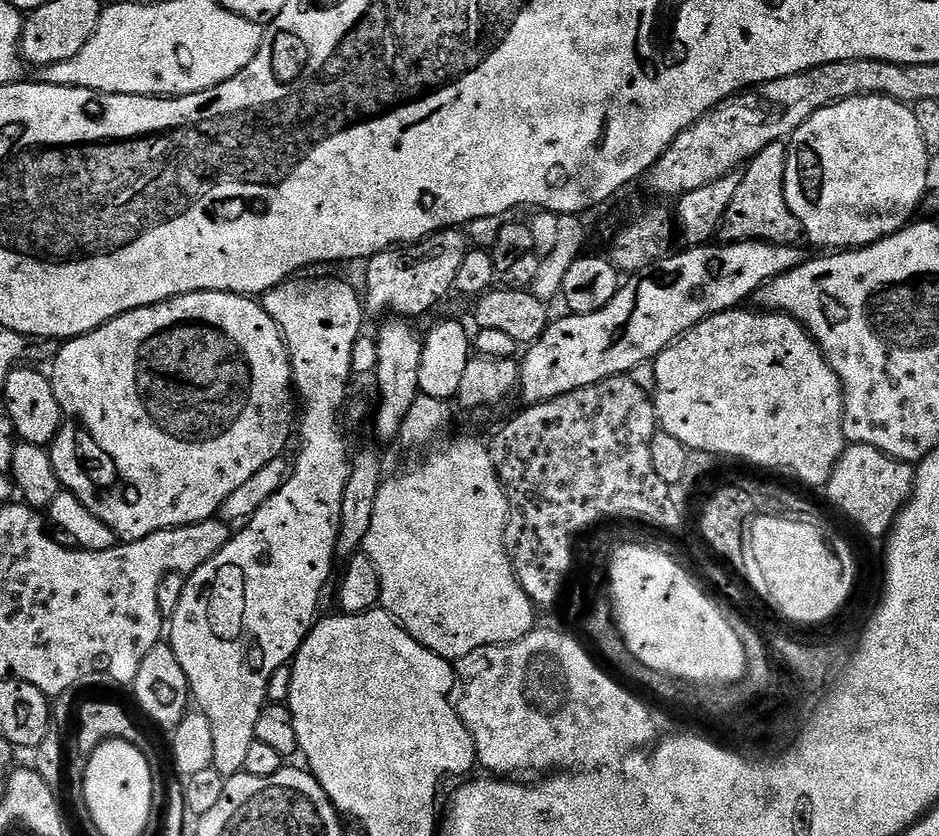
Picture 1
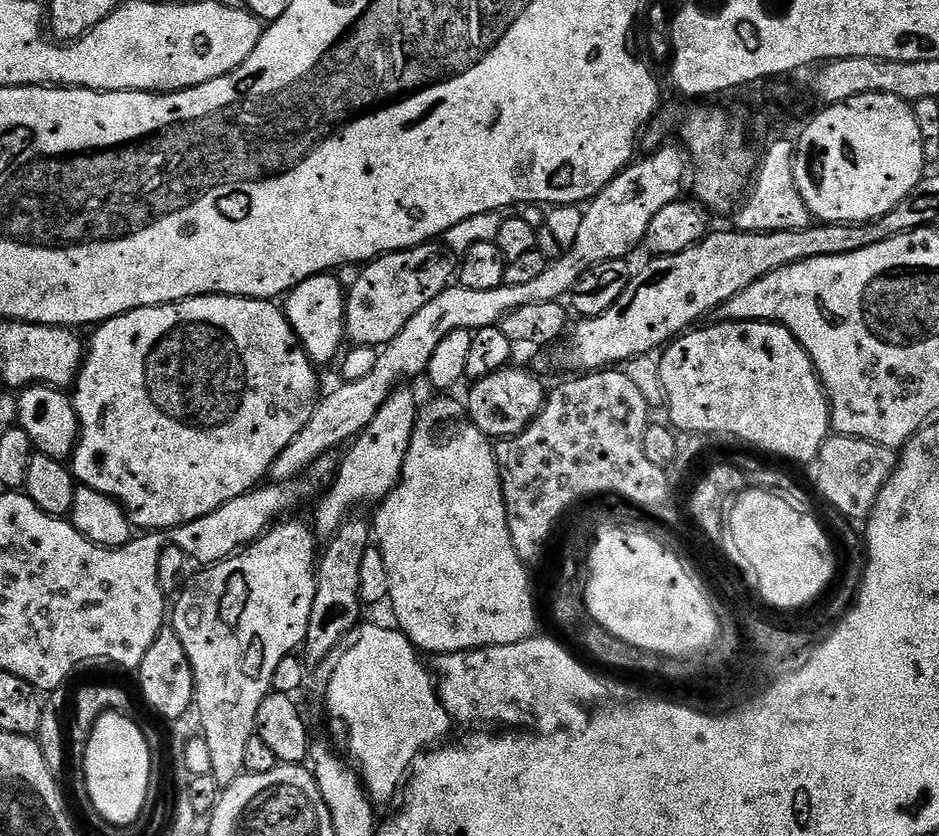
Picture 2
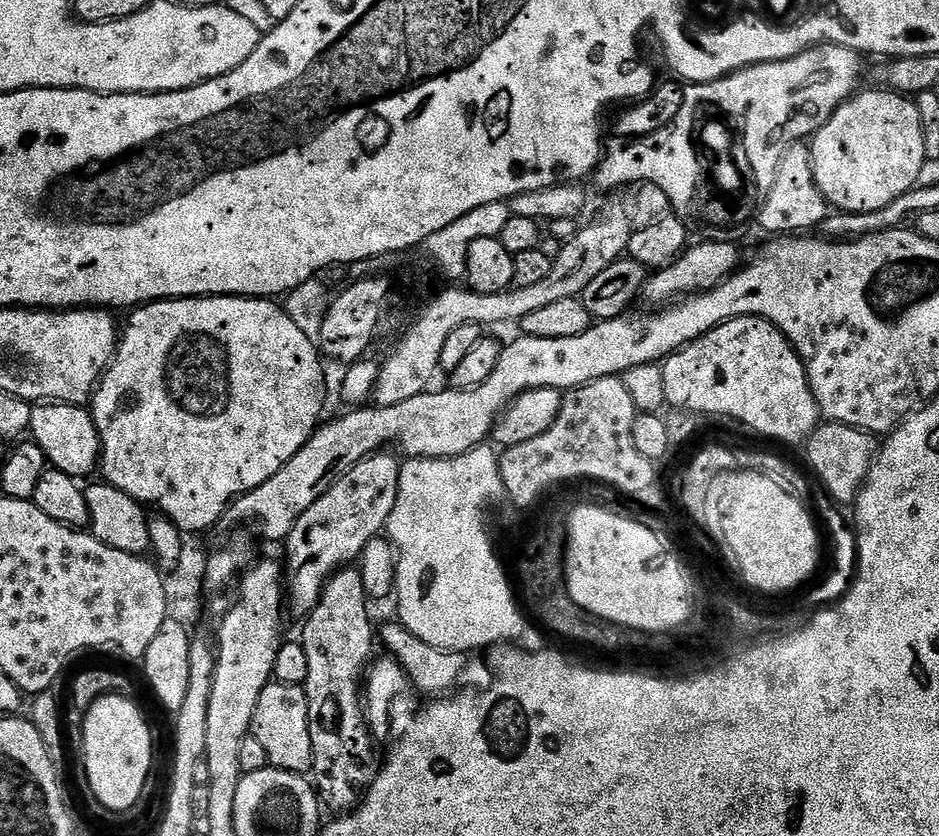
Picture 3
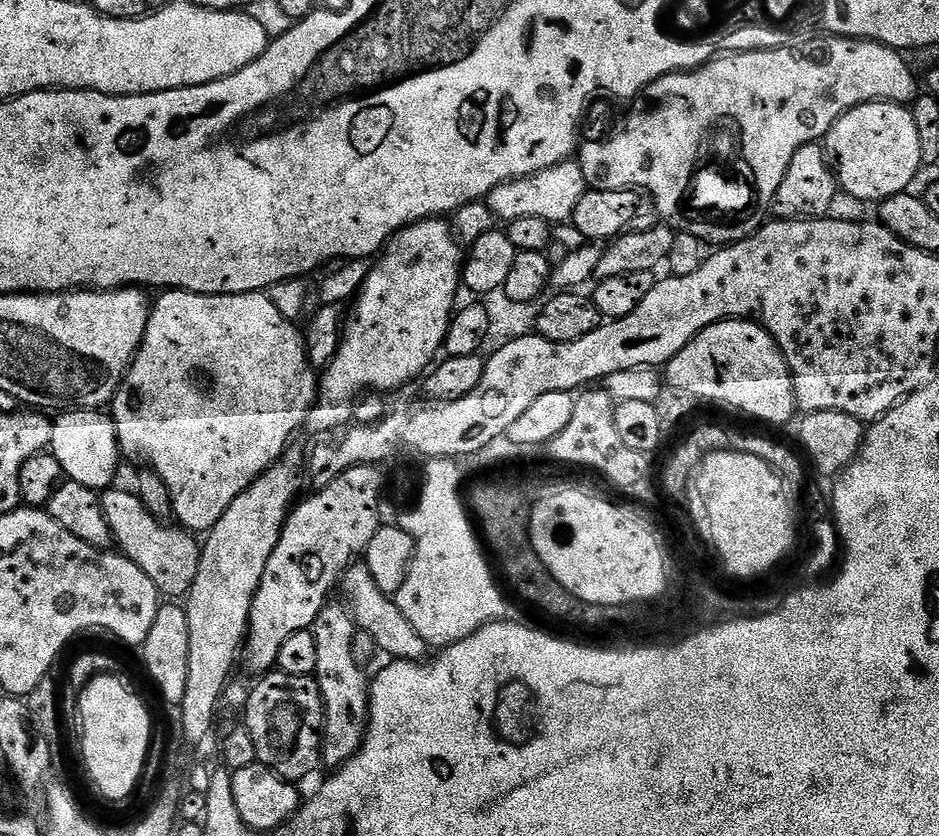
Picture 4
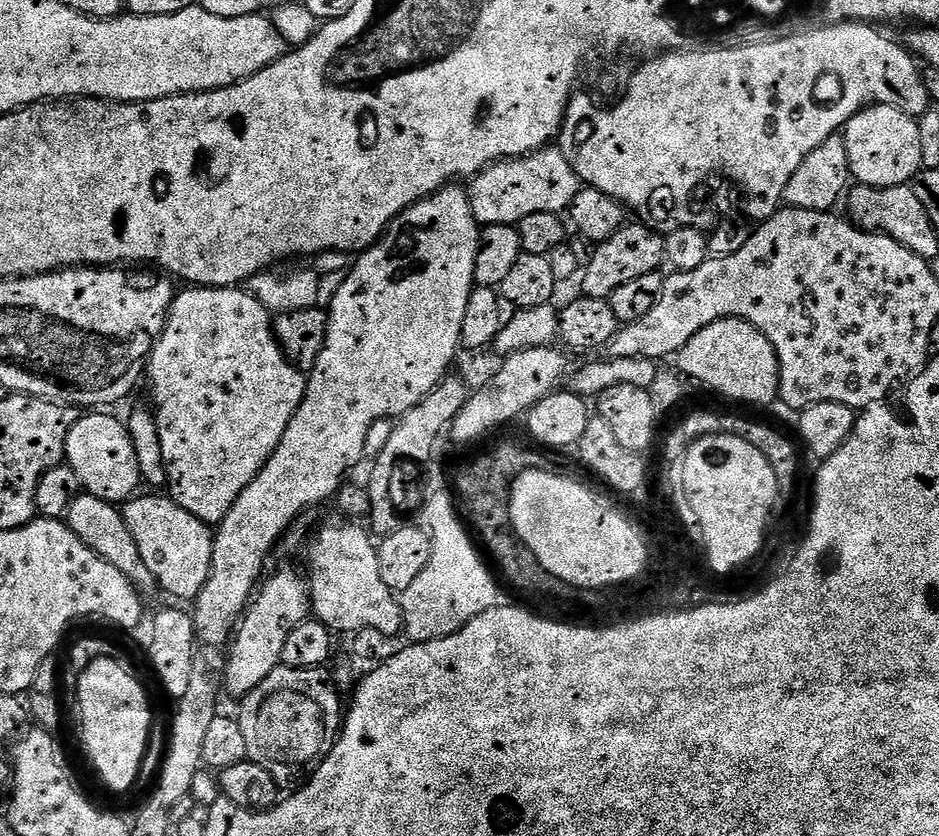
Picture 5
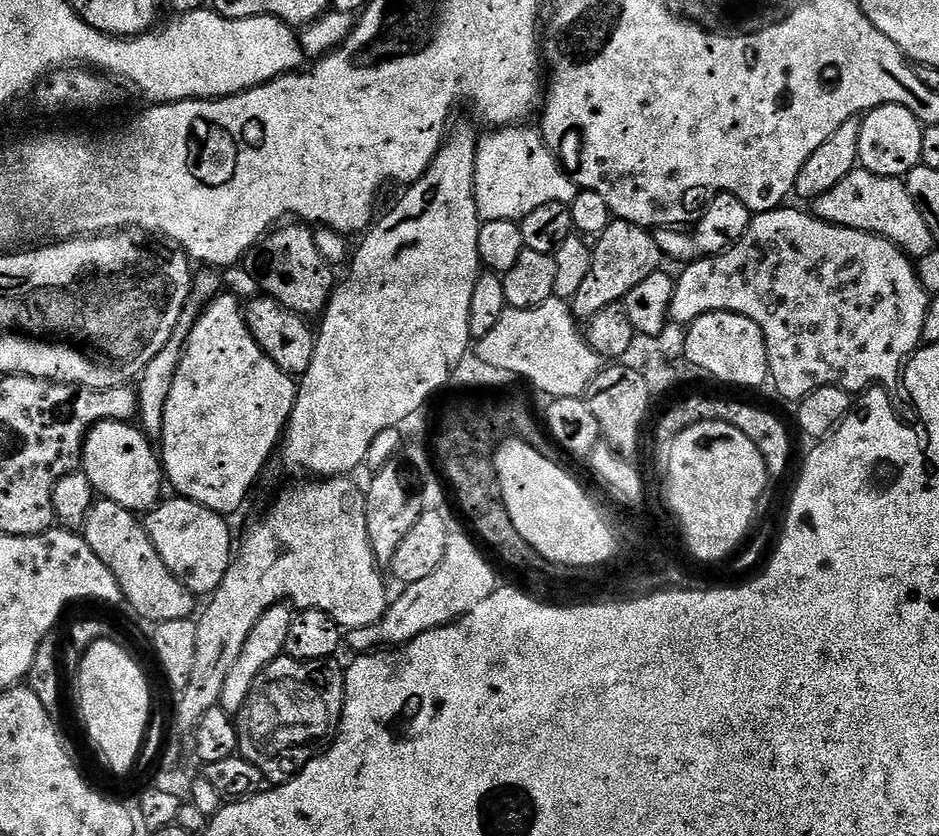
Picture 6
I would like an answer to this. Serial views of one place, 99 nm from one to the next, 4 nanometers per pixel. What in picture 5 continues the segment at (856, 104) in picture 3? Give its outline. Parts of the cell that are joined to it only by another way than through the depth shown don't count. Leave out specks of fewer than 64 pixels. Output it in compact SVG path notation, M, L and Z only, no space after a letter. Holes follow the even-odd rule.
M874 104L851 116L842 129L851 179L871 188L893 188L912 181L922 162L916 121L917 117L906 115L893 104Z

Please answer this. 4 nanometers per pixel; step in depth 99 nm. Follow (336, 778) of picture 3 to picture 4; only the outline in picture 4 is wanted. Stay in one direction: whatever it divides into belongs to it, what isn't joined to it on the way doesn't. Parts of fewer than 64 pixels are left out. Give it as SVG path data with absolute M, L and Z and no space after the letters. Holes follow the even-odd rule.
M325 603L310 629L314 634L314 646L318 650L318 666L314 679L324 703L322 764L328 770L340 768L355 752L360 751L368 729L370 695L369 677L364 677L364 672L356 661L356 619L343 603L332 603Z

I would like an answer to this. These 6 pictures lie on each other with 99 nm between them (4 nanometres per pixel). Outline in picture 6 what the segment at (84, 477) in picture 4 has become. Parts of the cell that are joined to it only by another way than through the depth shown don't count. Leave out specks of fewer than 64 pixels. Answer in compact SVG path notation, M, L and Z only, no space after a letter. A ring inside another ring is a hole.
M103 420L98 422L84 440L84 449L80 455L80 464L90 478L90 486L97 497L118 502L118 506L128 508L137 514L147 513L149 508L155 508L161 499L160 480L162 484L162 466L159 457L154 456L151 441L140 431L139 427L122 420Z

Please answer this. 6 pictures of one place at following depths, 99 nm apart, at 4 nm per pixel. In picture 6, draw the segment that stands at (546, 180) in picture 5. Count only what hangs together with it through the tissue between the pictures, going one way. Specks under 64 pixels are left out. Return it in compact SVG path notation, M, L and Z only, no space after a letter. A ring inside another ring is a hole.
M504 126L499 130L492 130L488 137L479 141L476 149L476 173L474 186L476 187L476 205L481 221L486 220L514 220L519 222L526 218L533 210L541 206L550 206L550 202L572 205L578 191L571 176L560 167L557 153L548 149L541 133L523 132L520 126Z

